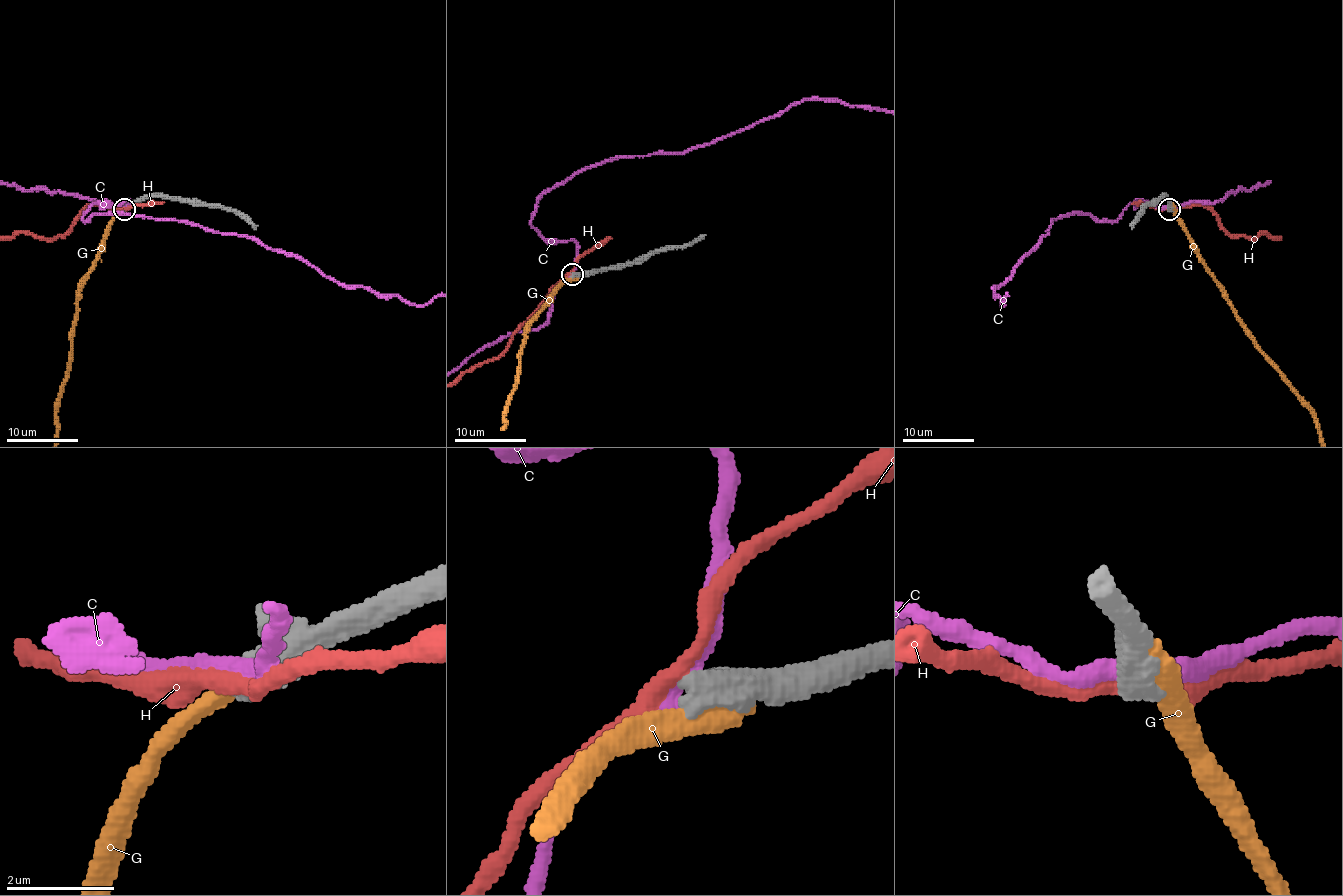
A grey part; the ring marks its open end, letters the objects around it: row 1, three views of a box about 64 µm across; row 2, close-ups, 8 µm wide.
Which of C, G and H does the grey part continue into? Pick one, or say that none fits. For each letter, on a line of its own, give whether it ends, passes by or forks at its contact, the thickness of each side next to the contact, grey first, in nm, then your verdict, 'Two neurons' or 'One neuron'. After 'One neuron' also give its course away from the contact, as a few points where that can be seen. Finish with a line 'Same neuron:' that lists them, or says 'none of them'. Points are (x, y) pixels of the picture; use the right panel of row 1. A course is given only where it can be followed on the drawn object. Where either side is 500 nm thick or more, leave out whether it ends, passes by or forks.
C: Thickness 700 nm (grey) against 360 nm. Two neurons
G: Thickness 800 nm (grey) against 460 nm. Two neurons
H: Thickness 600 nm (grey) against 320 nm. Two neurons
Same neuron: none of them

